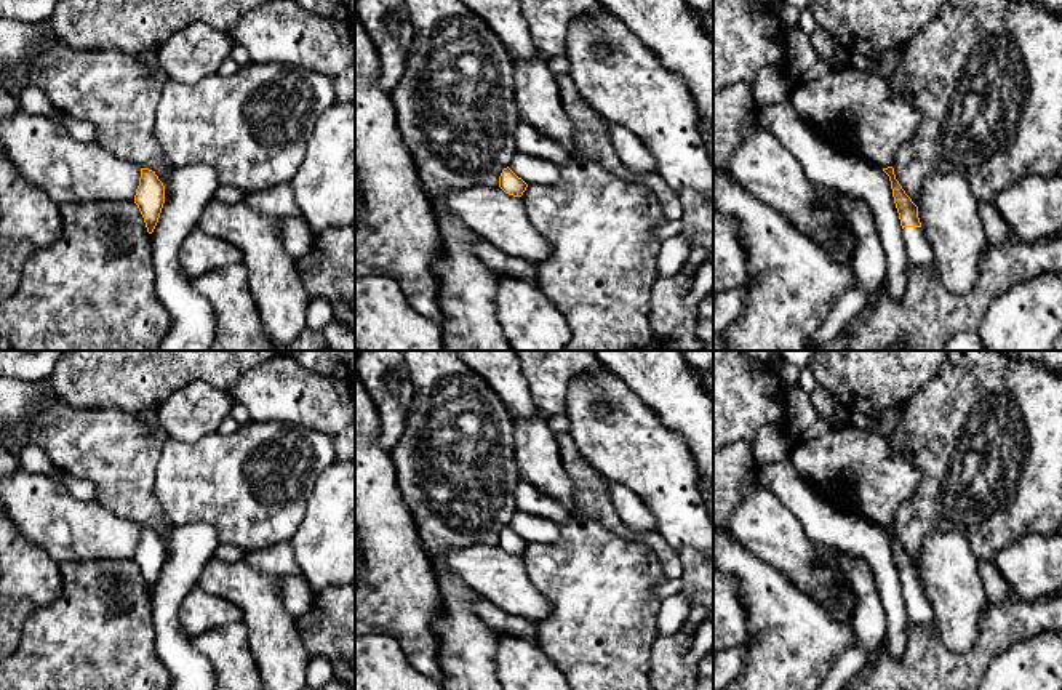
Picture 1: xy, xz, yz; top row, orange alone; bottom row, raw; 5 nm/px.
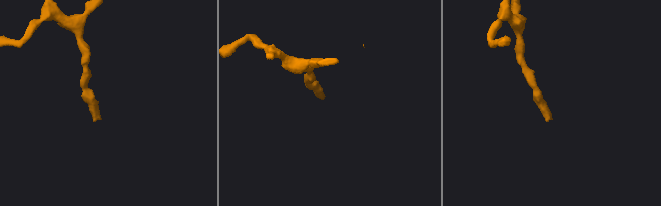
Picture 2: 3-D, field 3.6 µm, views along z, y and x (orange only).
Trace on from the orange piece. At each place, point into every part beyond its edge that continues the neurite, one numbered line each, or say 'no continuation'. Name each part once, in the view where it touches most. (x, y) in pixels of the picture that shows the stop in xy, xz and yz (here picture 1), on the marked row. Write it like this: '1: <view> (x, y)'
1: yz (920, 253)

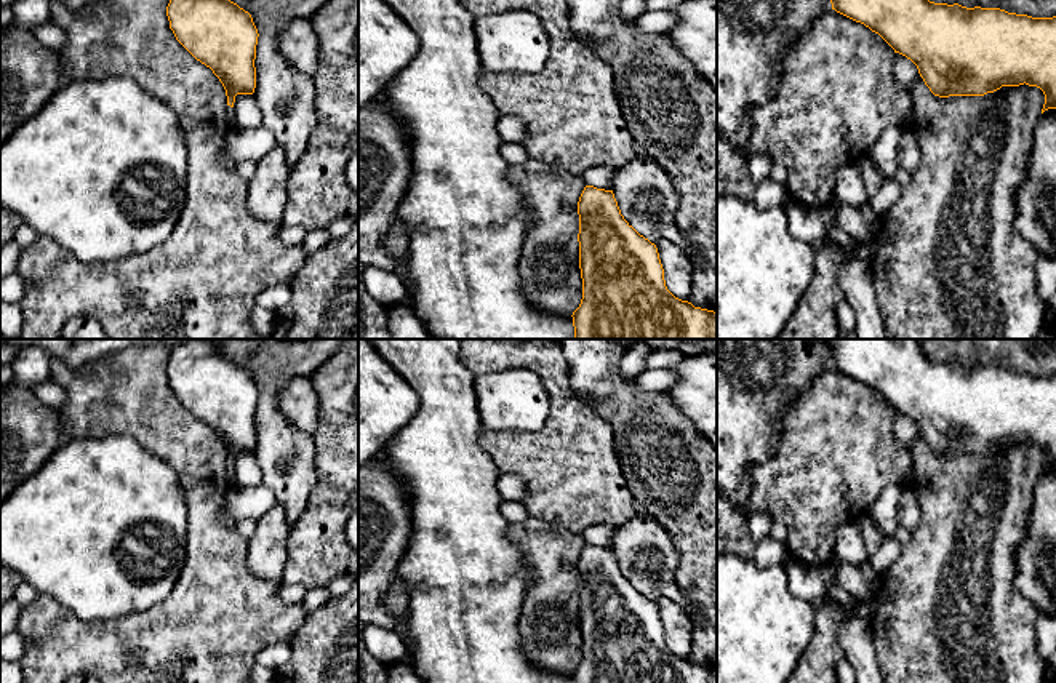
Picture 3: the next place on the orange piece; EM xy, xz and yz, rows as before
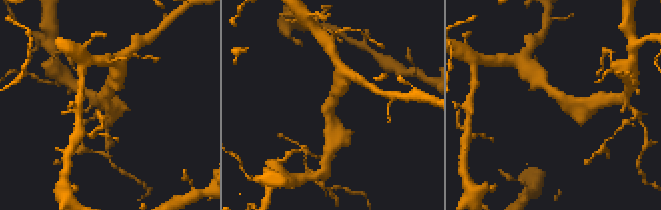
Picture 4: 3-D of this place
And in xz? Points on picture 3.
no continuation

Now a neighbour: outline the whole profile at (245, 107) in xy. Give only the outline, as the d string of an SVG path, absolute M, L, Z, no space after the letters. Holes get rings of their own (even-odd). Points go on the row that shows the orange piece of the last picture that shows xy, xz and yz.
M237 94L232 109L238 128L253 130L262 126L262 114L253 94Z

